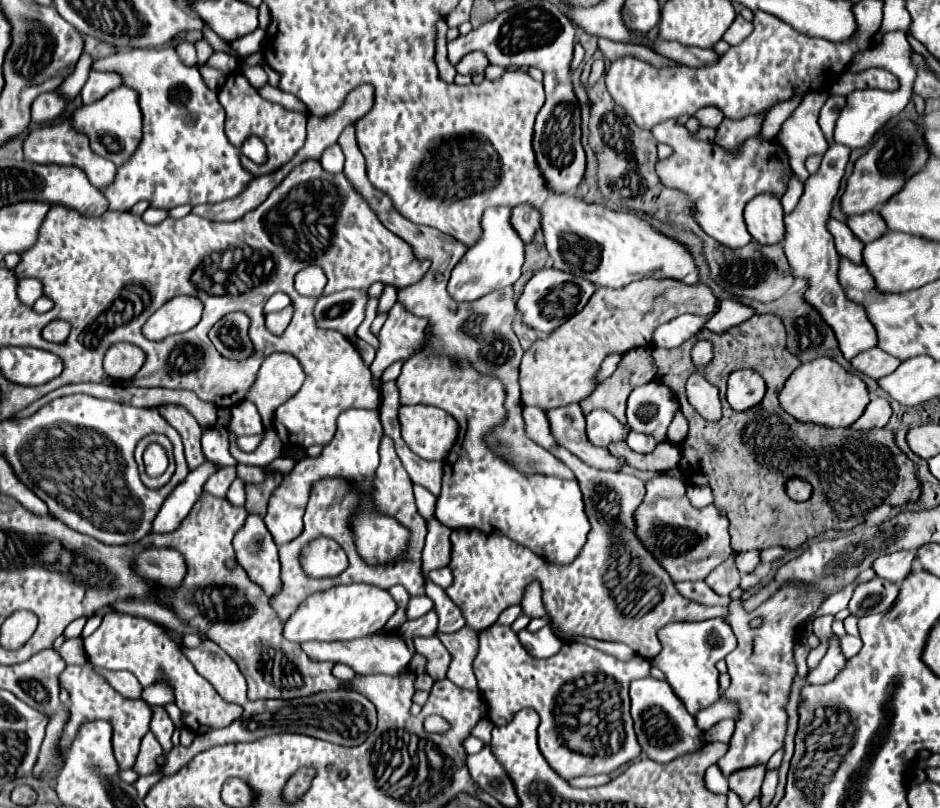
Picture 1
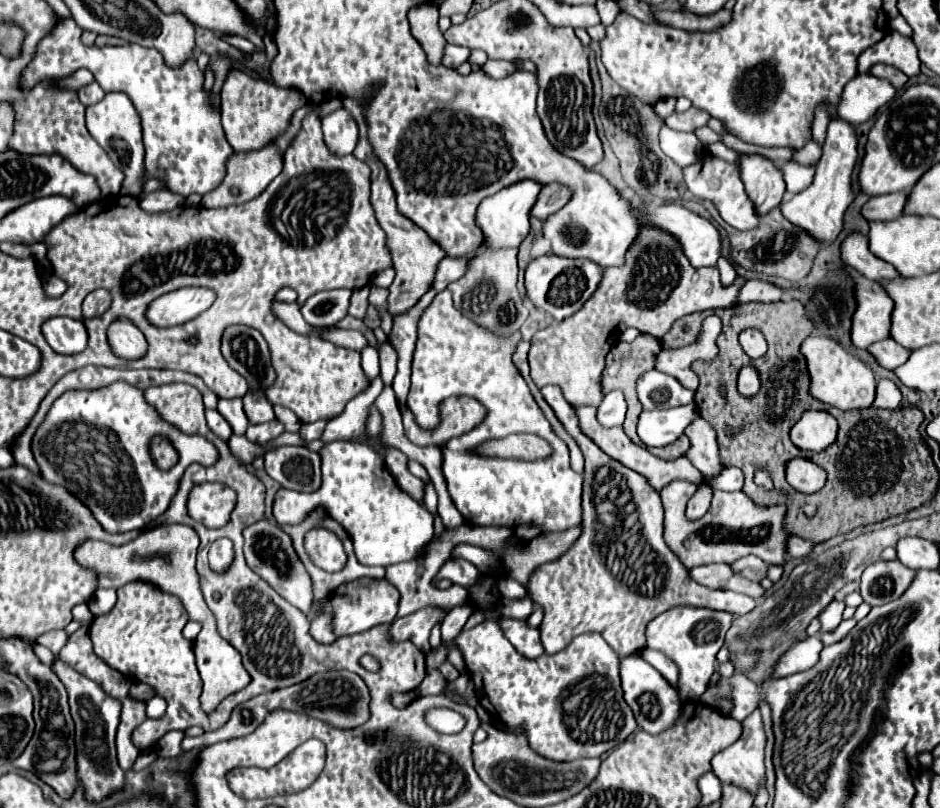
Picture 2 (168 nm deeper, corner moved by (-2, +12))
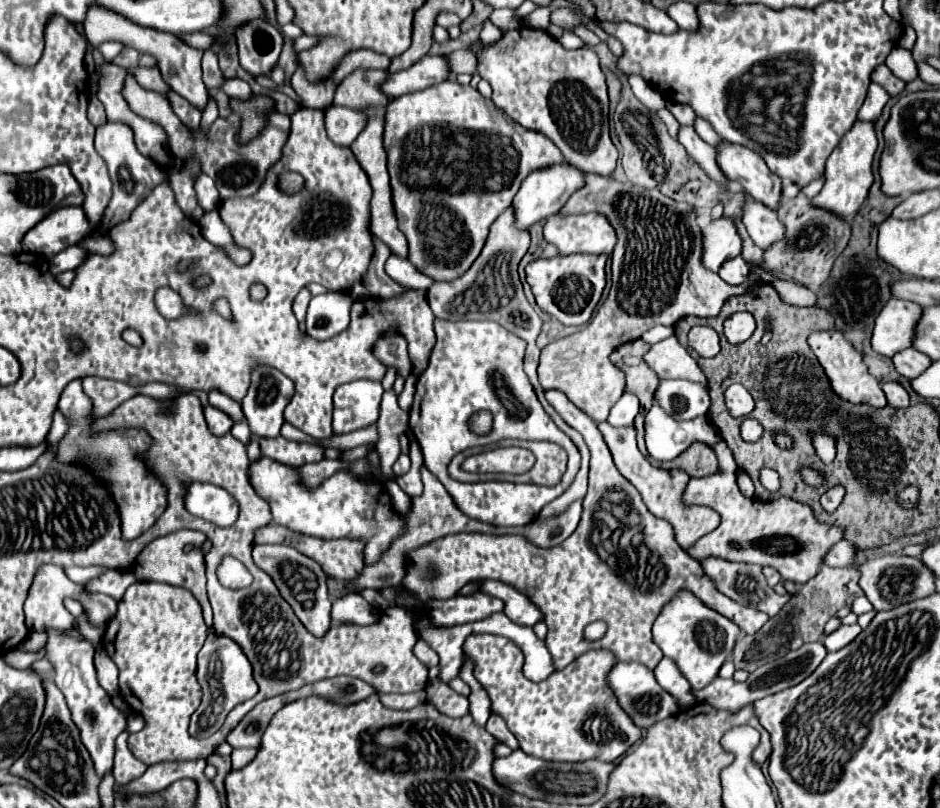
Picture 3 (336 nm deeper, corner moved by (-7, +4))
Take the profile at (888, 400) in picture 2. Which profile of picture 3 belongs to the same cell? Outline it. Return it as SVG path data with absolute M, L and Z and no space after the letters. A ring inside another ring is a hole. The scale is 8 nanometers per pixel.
M894 381L882 383L882 389L884 389L884 393L888 397L888 403L892 407L908 407L910 405L910 395L900 383L894 383Z

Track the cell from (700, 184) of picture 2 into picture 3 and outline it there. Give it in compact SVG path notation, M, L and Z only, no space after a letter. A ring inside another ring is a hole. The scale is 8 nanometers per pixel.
M752 199L744 201L742 223L744 223L748 235L752 237L752 241L764 251L770 245L774 245L776 241L784 239L784 235L786 235L786 227L778 219L778 213Z

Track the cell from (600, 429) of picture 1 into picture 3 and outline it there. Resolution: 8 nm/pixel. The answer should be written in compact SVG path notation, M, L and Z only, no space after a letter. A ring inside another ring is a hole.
M624 393L624 395L614 403L614 407L610 409L608 423L614 425L614 427L626 427L626 425L632 425L634 417L638 415L638 409L640 409L638 397L632 395L632 393Z

